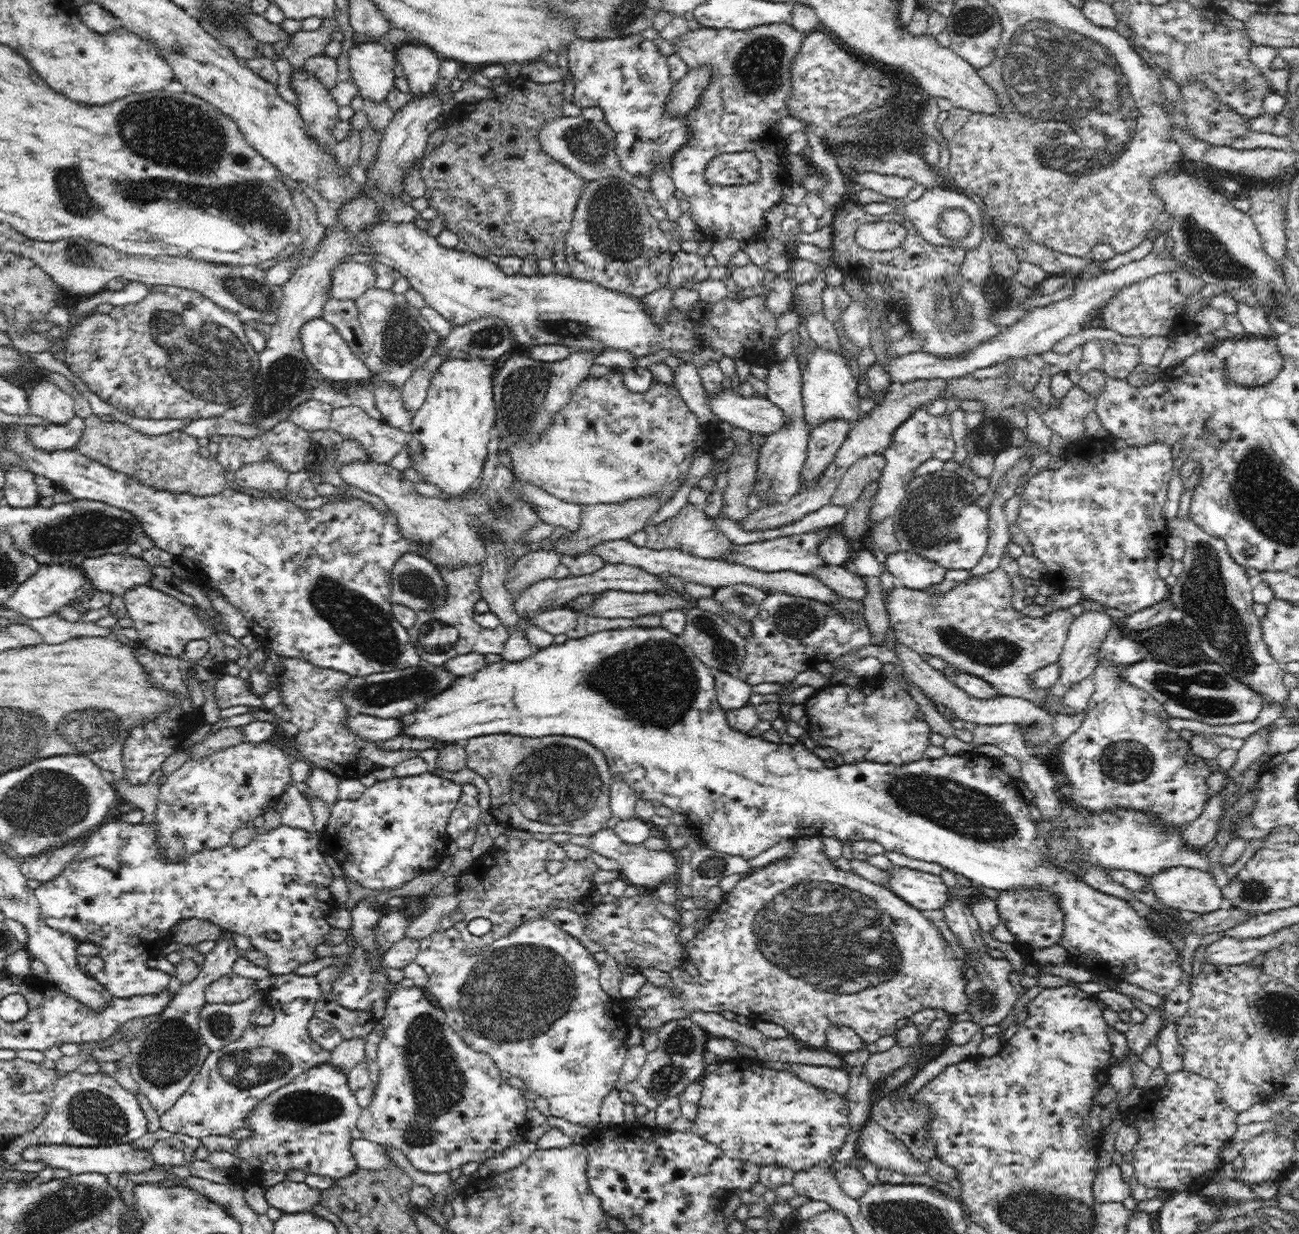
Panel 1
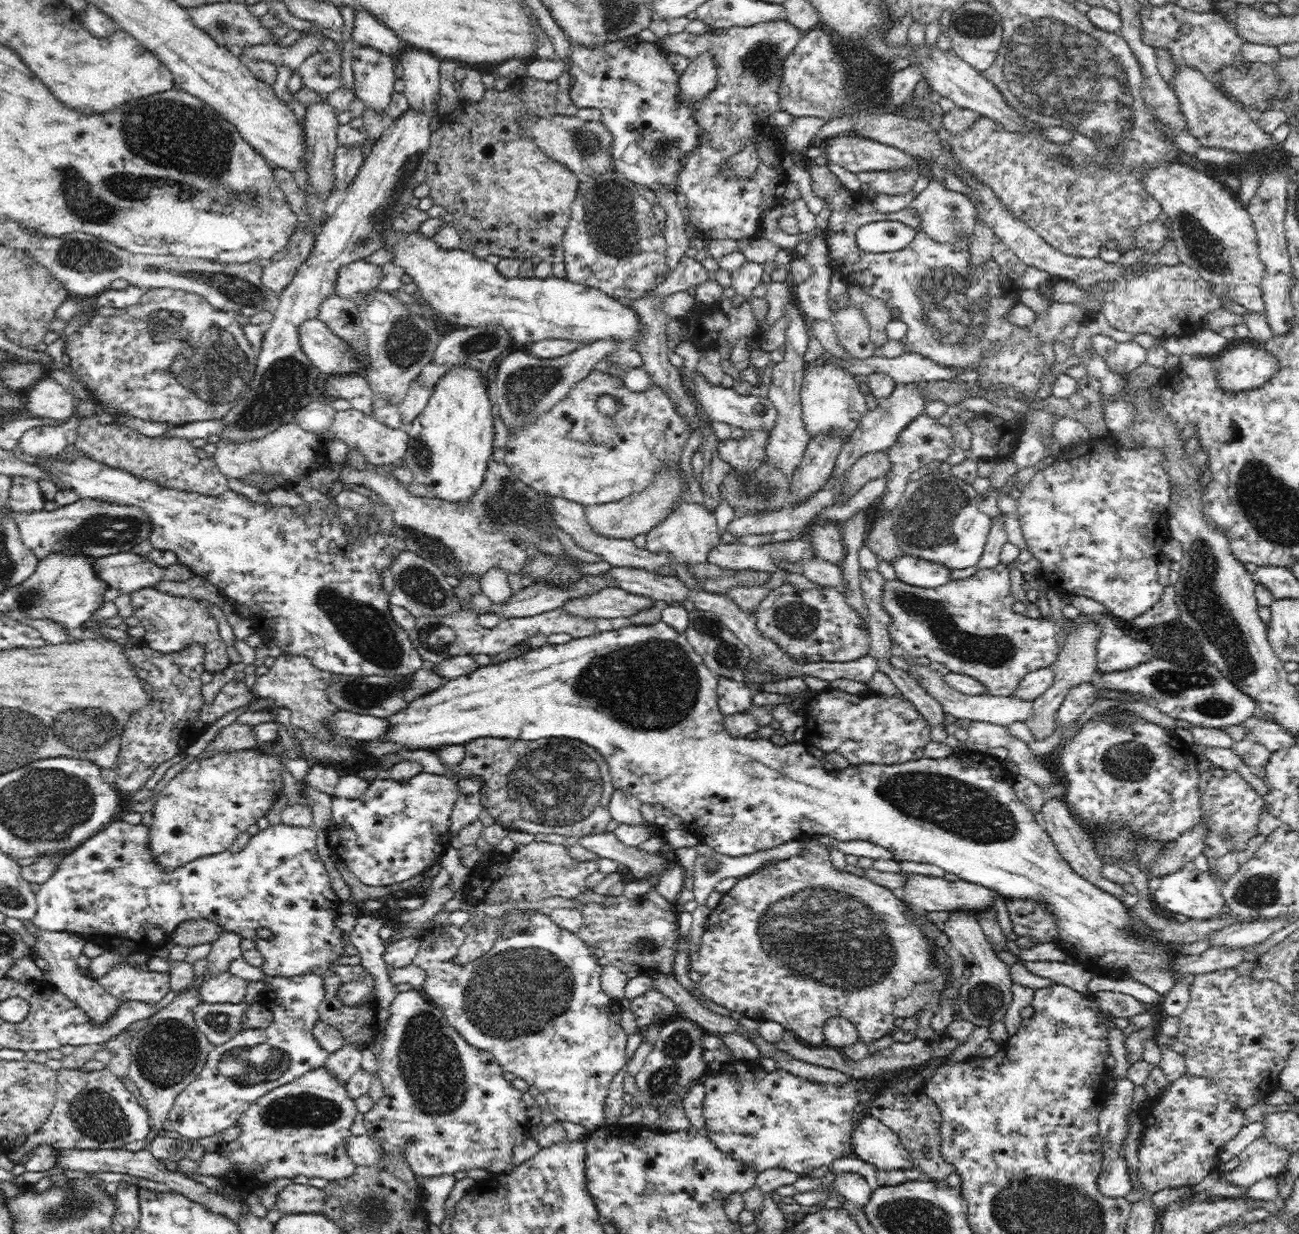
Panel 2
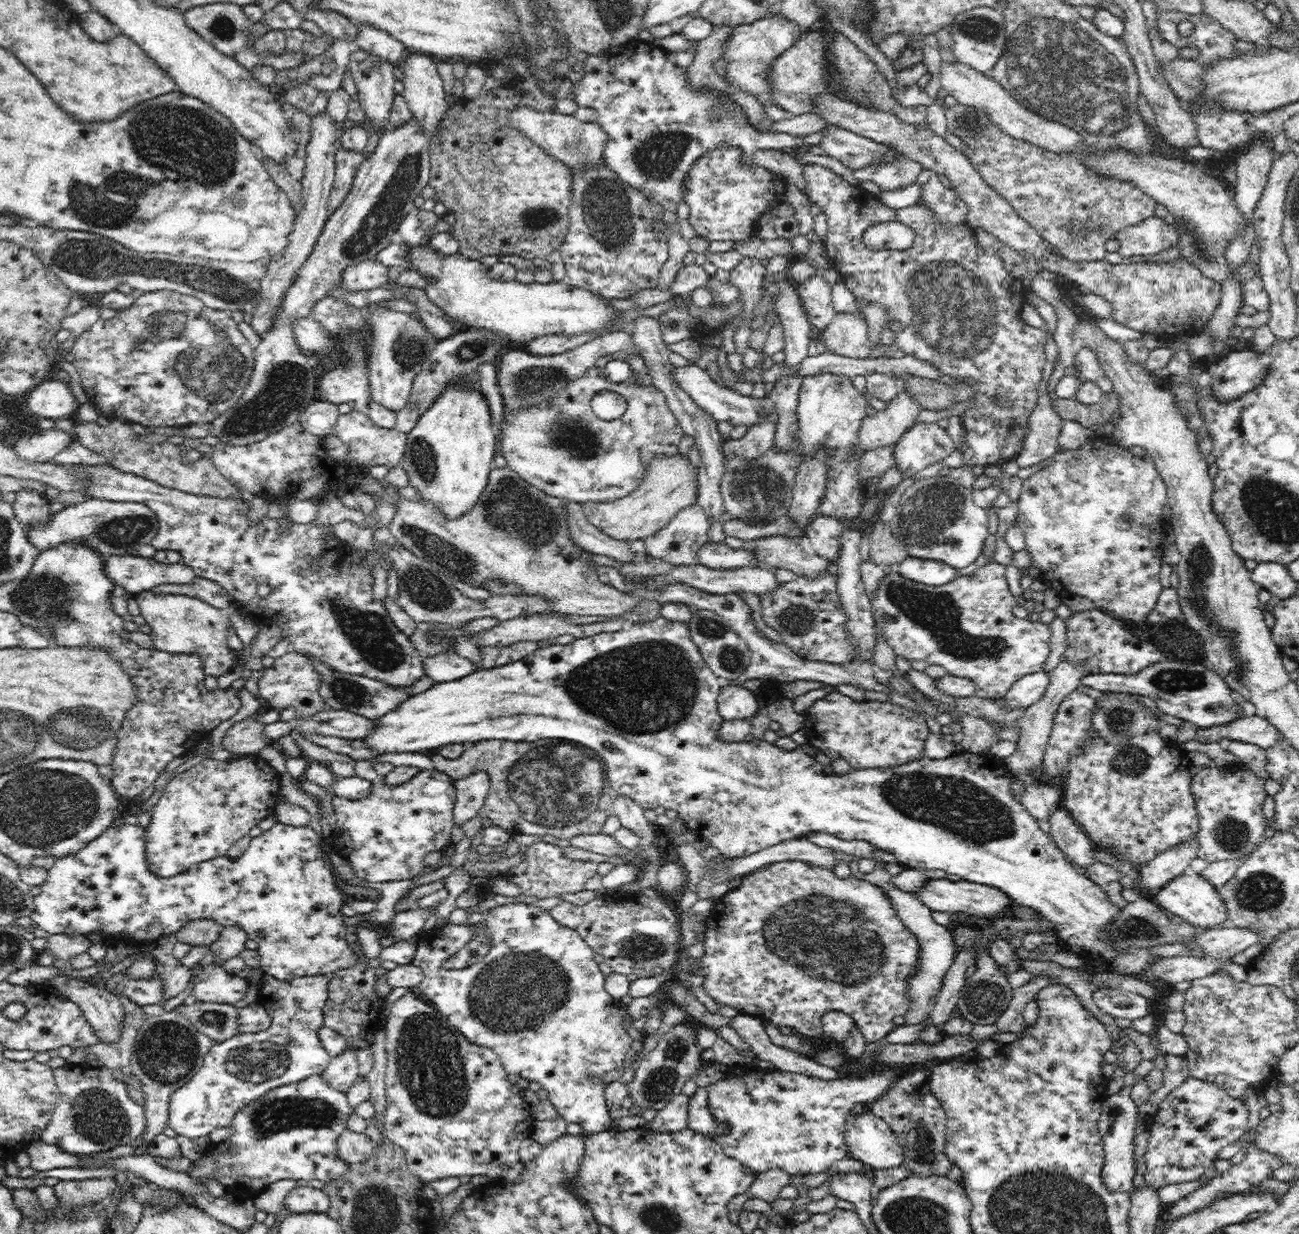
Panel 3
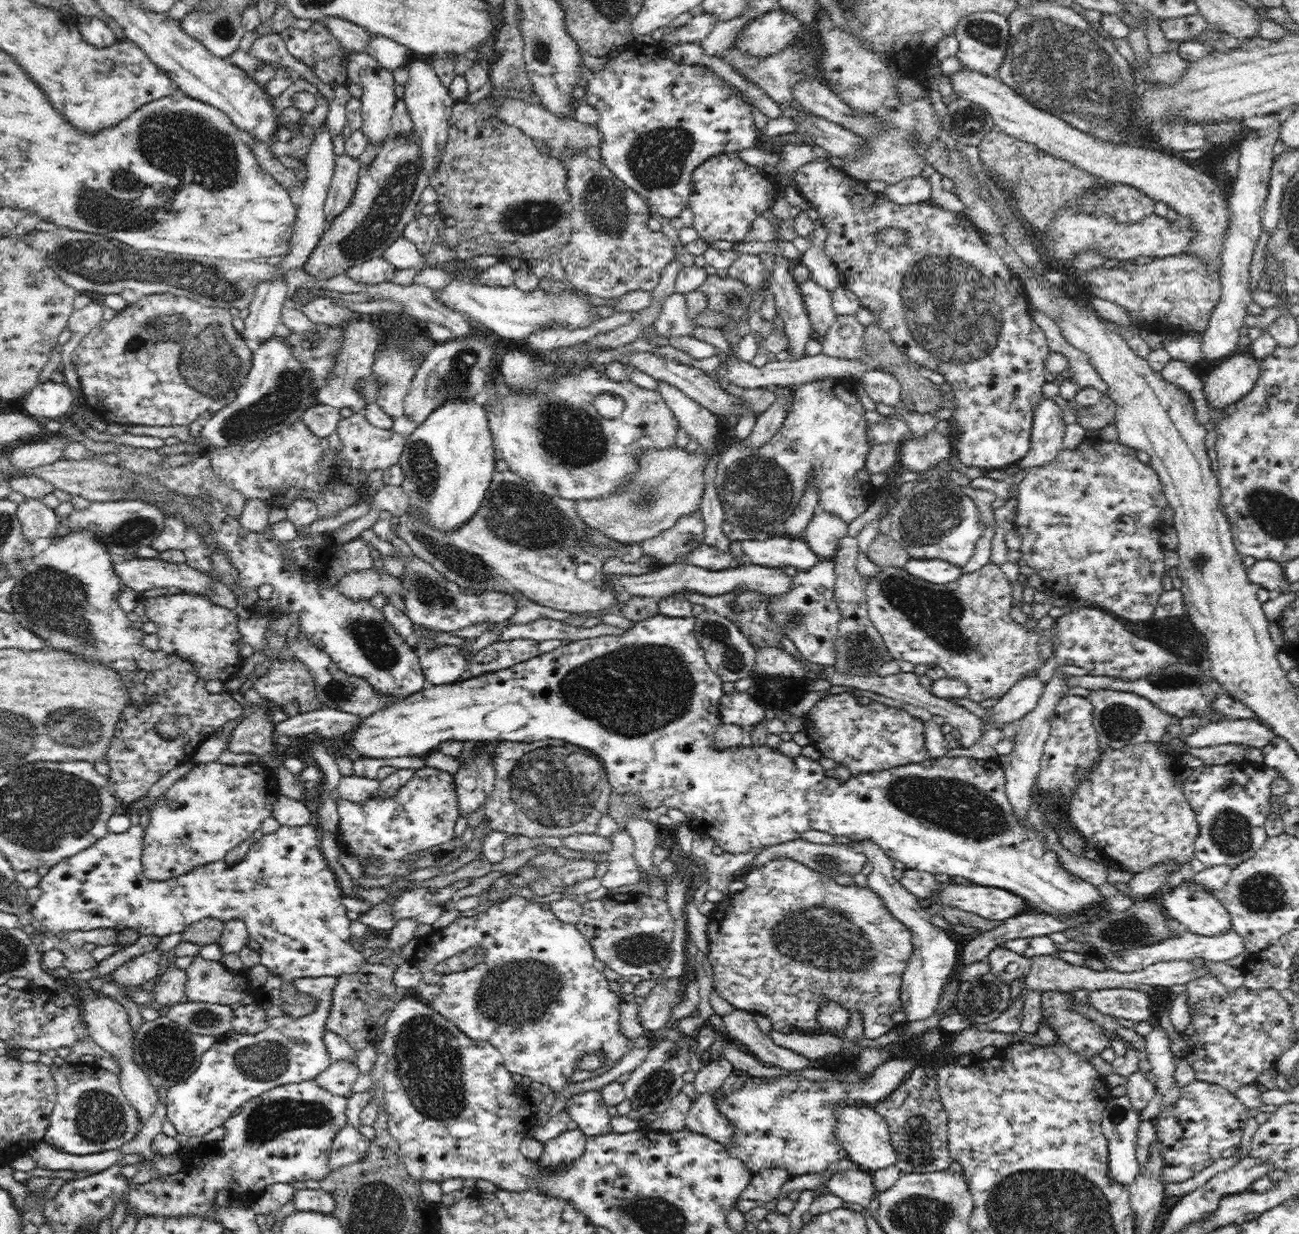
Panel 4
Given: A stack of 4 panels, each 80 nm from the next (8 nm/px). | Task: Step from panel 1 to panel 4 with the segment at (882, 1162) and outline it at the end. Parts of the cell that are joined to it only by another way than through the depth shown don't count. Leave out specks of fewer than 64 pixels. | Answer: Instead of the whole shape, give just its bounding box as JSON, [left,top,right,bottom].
[834,1102,898,1172]

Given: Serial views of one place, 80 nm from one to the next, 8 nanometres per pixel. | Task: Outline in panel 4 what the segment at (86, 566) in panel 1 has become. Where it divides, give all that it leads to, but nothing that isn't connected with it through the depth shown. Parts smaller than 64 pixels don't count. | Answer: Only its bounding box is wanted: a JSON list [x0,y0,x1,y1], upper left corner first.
[113,558,214,596]

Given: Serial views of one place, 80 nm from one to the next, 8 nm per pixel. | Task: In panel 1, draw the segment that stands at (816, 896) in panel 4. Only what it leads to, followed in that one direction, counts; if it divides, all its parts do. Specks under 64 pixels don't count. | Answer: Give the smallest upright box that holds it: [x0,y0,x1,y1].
[630,837,968,1050]

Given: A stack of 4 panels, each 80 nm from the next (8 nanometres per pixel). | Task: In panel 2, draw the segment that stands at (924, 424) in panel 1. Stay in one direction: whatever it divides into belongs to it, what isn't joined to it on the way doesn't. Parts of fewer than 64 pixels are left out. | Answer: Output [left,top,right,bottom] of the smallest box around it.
[881,412,956,513]

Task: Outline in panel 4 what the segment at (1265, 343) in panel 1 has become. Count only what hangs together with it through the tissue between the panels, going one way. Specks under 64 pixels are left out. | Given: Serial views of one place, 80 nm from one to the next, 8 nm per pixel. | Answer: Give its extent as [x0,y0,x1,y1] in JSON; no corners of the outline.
[1202,353,1259,411]

